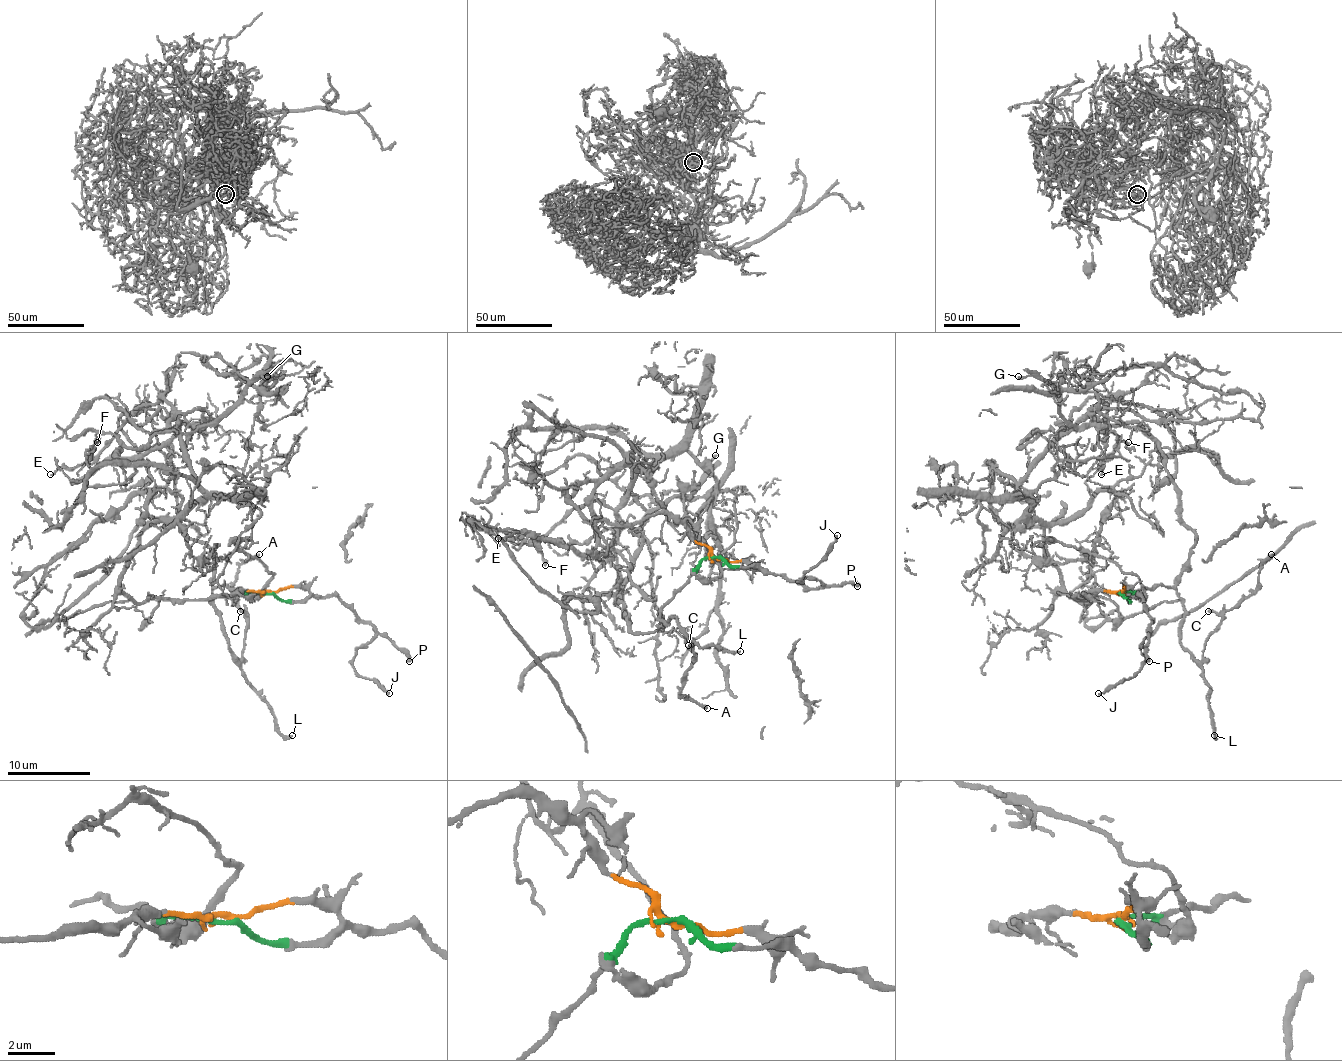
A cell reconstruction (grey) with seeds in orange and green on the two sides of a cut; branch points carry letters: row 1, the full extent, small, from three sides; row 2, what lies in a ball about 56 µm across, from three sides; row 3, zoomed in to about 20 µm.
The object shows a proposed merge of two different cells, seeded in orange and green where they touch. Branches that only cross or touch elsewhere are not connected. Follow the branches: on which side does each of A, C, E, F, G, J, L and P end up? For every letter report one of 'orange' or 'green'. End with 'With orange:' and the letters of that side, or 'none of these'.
A: green
C: green
E: green
F: green
G: green
J: green
L: green
P: green
With orange: none of these

